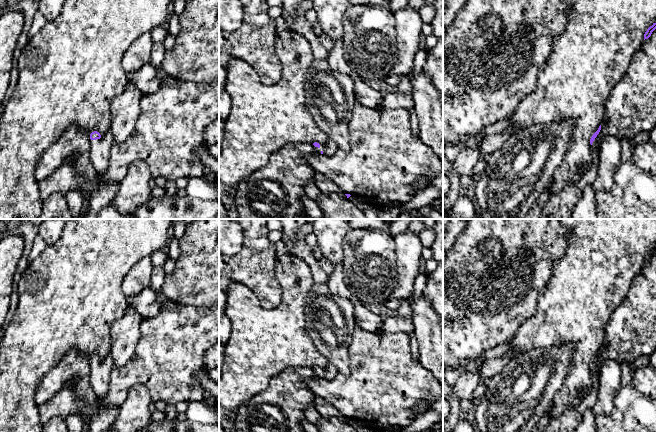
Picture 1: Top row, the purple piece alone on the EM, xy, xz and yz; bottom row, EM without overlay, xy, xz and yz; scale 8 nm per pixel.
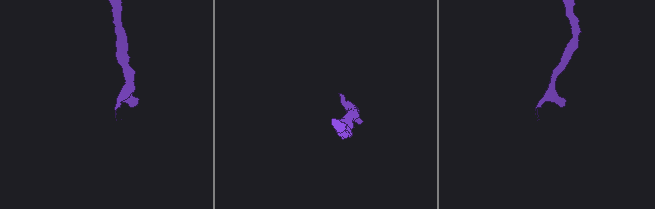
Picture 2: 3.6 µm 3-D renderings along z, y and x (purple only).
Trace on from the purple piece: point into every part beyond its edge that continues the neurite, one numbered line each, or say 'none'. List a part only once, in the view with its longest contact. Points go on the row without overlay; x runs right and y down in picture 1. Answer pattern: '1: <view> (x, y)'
1: xy (100, 372)

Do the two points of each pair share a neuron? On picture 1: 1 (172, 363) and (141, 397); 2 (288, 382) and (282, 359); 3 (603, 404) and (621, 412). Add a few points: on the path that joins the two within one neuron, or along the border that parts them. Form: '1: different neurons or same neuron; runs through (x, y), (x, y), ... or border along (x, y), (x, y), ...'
1: different neurons; border along (125, 398), (133, 386), (142, 384), (152, 401)
2: different neurons; border along (308, 367), (284, 367), (269, 380), (268, 384)
3: different neurons; border along (620, 386), (613, 409), (608, 413), (596, 415)

